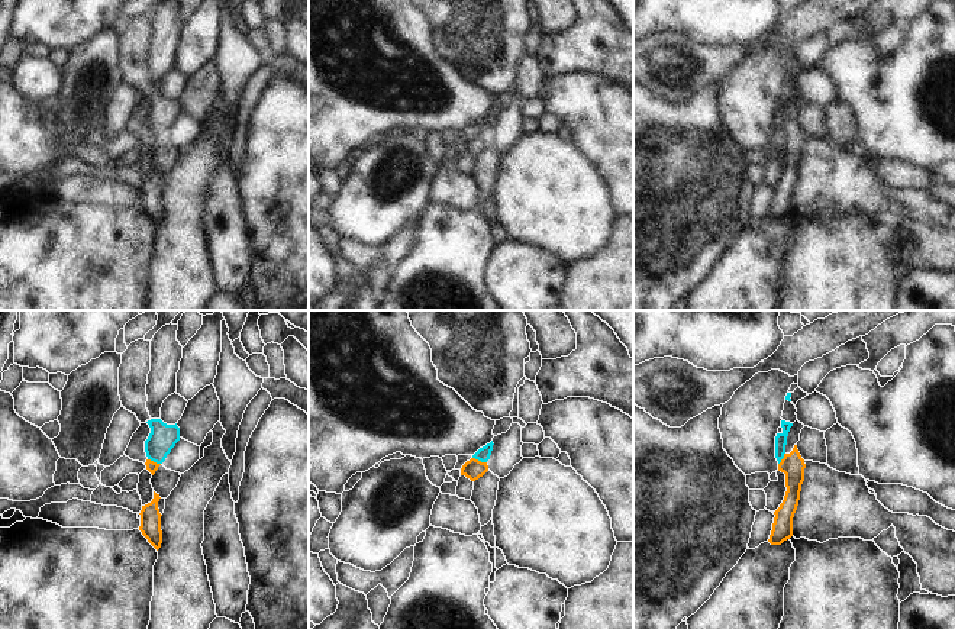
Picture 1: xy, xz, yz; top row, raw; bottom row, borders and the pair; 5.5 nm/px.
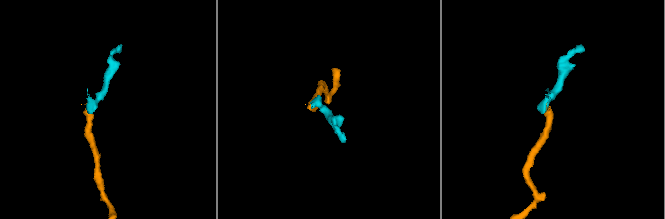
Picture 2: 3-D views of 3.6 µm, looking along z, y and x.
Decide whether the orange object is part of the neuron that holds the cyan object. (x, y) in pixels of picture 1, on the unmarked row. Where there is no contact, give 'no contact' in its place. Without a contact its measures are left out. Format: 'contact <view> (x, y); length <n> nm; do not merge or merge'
contact xz (480, 135); length 90 nm; do not merge

